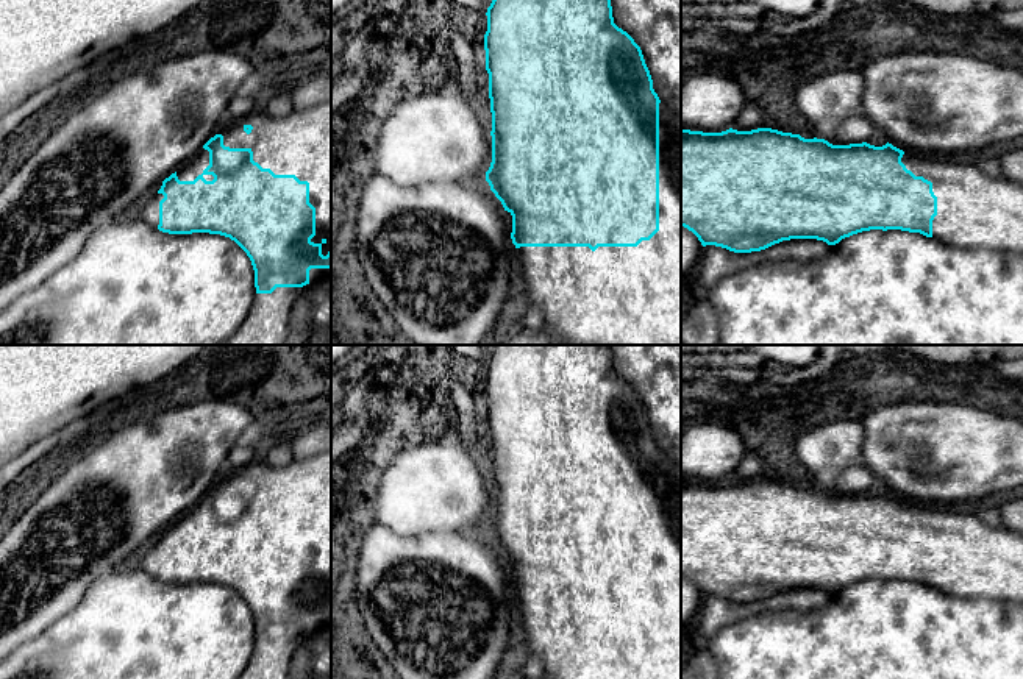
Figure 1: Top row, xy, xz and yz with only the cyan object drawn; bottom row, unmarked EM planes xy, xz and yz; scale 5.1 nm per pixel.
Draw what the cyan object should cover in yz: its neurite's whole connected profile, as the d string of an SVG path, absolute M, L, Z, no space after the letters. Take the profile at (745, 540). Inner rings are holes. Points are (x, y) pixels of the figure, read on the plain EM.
M729 478L722 482L681 479L681 576L692 581L703 596L715 595L734 603L761 601L790 588L817 588L828 595L836 595L842 588L862 581L901 579L920 582L953 596L1014 601L1023 604L1023 535L1009 529L992 528L975 514L959 512L950 506L904 503L889 492L882 496L875 496L867 492L832 495L825 489L804 489L800 484L782 482L772 478L757 478L751 481Z

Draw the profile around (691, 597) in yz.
M681 576L681 634L689 634L692 631L690 621L701 601L703 595L698 587Z

